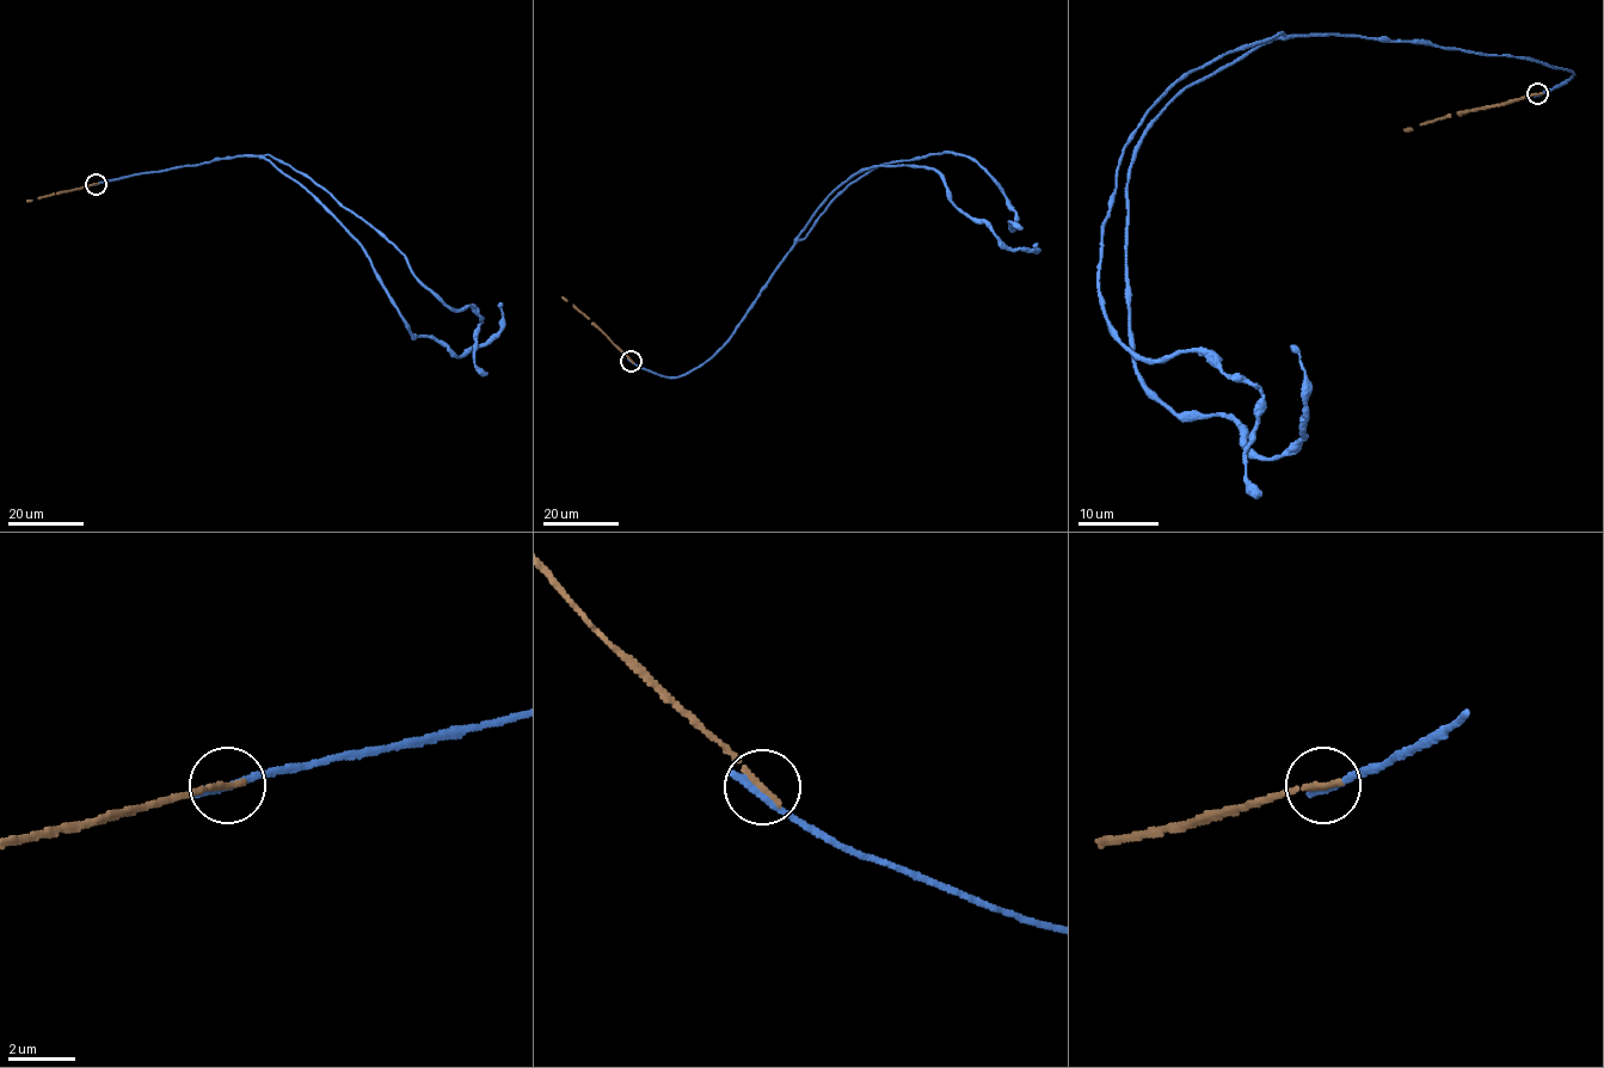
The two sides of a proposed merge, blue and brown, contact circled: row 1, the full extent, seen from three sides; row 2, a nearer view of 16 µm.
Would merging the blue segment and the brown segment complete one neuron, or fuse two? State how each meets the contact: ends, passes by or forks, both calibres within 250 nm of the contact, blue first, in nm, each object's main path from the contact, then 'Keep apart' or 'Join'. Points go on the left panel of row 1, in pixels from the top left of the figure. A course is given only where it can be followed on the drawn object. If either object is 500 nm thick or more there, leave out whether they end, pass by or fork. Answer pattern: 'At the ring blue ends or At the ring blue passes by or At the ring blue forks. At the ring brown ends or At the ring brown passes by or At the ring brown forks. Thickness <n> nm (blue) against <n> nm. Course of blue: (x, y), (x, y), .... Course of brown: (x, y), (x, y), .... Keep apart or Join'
At the ring blue ends. At the ring brown ends. Thickness 280 nm (blue) against 200 nm. Course of blue: (96, 184), (262, 157), (308, 191), (360, 244), (413, 336), (428, 336), (464, 356), (499, 330), (502, 304). Course of brown: (96, 184), (28, 201). Keep apart

